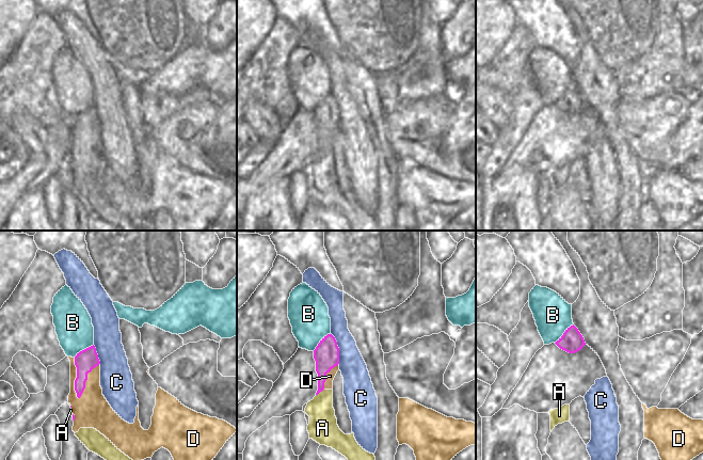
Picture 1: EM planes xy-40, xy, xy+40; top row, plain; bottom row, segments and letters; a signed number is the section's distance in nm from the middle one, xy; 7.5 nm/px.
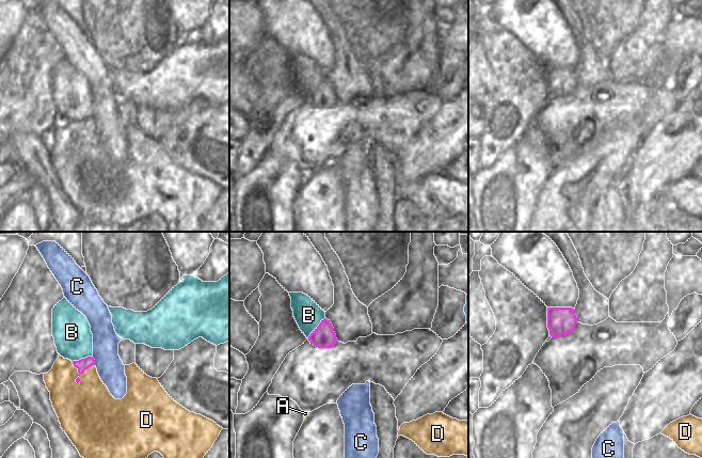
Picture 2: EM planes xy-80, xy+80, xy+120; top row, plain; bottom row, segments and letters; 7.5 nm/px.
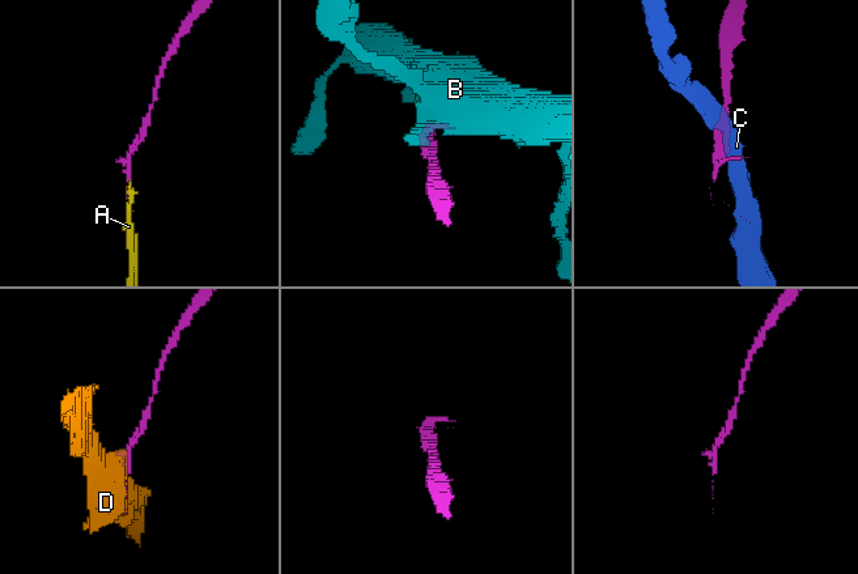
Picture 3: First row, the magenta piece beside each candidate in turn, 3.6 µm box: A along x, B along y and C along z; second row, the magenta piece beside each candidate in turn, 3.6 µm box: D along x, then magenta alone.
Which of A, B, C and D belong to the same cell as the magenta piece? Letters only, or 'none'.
A

